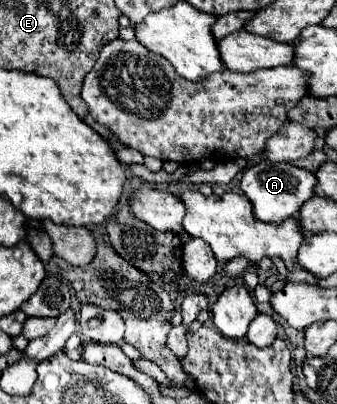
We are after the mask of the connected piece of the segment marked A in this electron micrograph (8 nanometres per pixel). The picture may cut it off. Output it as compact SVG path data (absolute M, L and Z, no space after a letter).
M259 161L251 165L241 179L241 189L253 203L253 213L257 215L257 219L271 225L281 225L285 219L293 217L307 199L315 197L315 185L317 177L311 171L291 163L273 161Z

